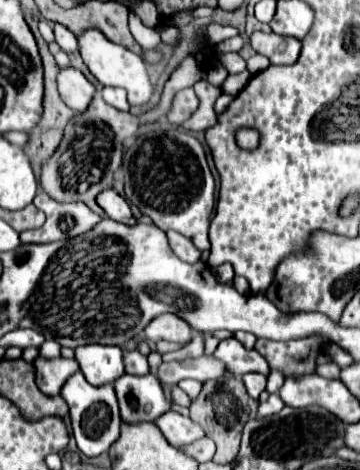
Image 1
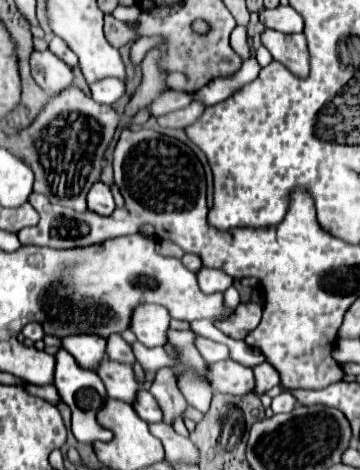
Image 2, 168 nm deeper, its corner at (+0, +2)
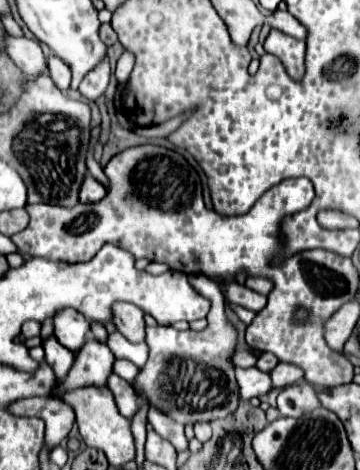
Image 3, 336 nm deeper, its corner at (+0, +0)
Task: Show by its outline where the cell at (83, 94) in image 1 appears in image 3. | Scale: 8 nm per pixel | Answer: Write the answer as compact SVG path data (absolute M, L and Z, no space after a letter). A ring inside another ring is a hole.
M8 37L6 39L8 55L10 59L24 71L28 79L36 79L38 75L48 71L46 57L42 53L42 47L38 41L28 39L28 37Z

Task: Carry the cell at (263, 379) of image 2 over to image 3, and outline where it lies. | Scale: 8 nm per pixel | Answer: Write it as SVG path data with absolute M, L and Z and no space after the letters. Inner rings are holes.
M278 363L270 371L270 379L272 379L272 387L282 389L282 387L288 387L288 385L302 381L302 371L290 363Z

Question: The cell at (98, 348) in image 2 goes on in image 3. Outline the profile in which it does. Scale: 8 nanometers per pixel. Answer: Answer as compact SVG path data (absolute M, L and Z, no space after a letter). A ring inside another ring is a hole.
M60 311L54 319L54 335L72 353L78 353L88 341L90 323L78 311Z

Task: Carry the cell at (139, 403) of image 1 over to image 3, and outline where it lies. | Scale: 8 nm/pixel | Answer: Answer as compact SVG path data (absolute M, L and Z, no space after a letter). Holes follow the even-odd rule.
M88 339L88 347L76 355L76 363L72 371L68 373L68 379L64 383L56 385L54 391L68 393L78 387L106 387L110 373L114 371L114 353L108 349L106 343L96 343L94 339Z

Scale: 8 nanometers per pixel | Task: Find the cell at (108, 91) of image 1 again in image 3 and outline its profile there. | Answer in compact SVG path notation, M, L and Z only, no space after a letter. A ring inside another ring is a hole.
M104 61L104 63L100 63L100 67L94 67L94 69L82 79L78 91L80 91L86 99L96 101L98 97L104 95L108 83L110 83L110 65L108 65L108 61Z

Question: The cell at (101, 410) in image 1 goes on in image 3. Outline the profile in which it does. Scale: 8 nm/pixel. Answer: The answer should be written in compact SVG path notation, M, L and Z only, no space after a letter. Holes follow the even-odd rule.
M50 337L44 341L44 351L46 351L46 363L52 367L54 375L58 381L64 381L68 371L74 365L74 355L68 351L64 345L56 341L56 337Z

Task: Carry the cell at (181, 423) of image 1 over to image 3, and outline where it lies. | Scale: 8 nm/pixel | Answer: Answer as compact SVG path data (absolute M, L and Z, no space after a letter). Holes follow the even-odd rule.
M112 375L112 379L108 379L108 389L112 389L114 393L114 399L116 399L116 405L118 405L118 411L132 419L138 409L140 409L140 403L138 403L138 395L136 391L130 387L130 383L126 383L124 379L120 379L118 375Z

